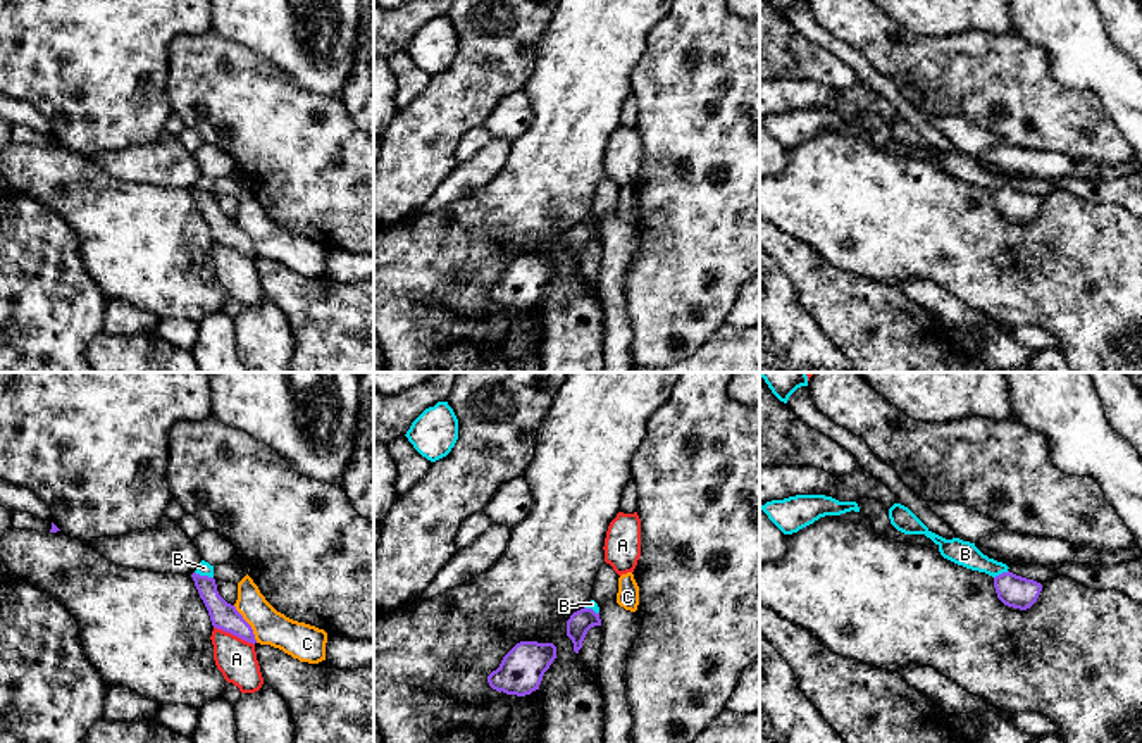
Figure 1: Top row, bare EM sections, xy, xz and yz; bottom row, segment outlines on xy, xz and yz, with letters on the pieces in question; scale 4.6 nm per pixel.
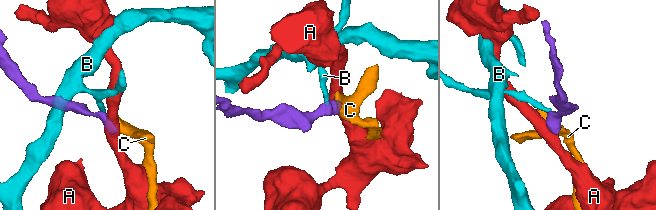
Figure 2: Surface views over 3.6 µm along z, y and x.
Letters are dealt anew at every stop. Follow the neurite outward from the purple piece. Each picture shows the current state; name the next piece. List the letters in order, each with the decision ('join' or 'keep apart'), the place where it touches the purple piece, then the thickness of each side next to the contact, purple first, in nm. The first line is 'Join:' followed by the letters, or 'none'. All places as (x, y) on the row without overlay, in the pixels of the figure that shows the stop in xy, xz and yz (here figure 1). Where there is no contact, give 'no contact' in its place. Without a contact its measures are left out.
Join: none
A: keep apart | xy (235, 249) | 130/190 nm
B: keep apart | xy (204, 190) | 130/70 nm
C: keep apart | xy (248, 238) | 130/160 nm

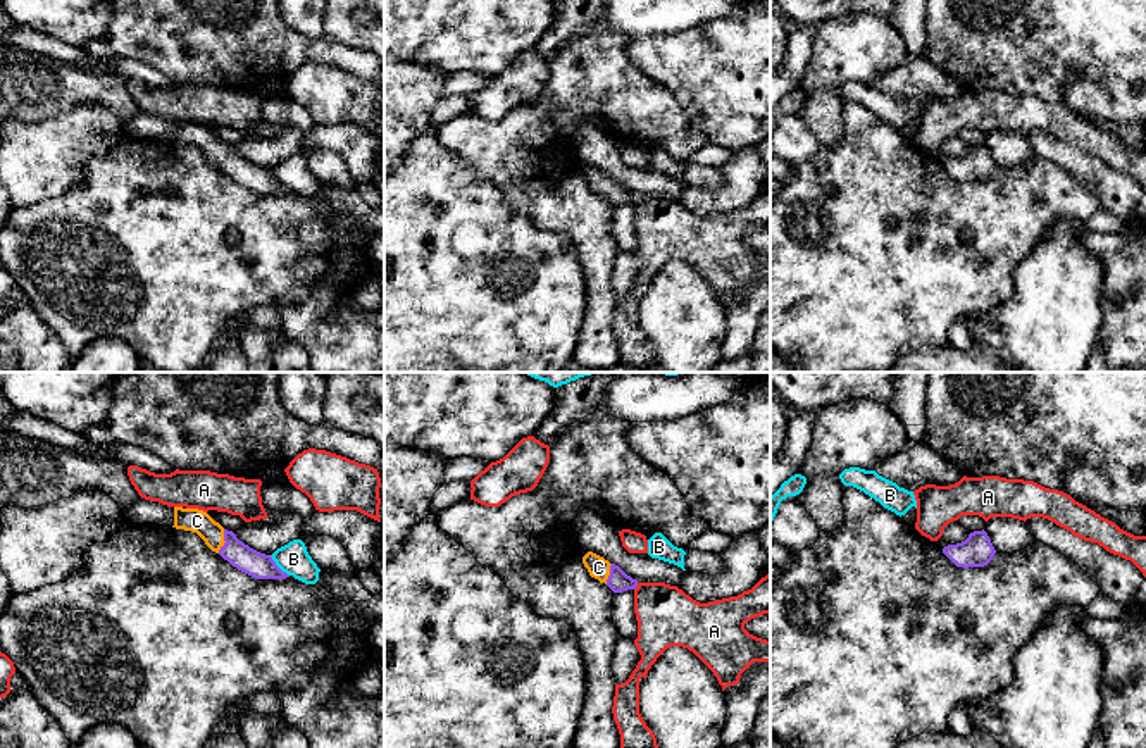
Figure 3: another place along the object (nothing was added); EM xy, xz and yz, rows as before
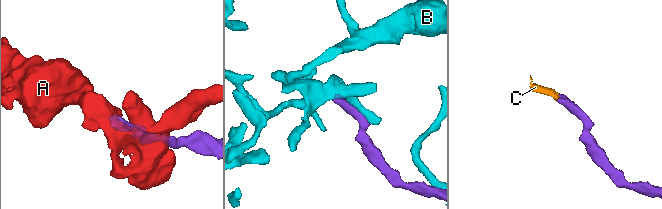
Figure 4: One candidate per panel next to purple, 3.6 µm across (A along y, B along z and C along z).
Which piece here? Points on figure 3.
Join: C
A: keep apart | xz (636, 199) | 100/280 nm
B: keep apart | xy (276, 180) | 120/150 nm
C: join | xy (224, 154) | 120/110 nm

